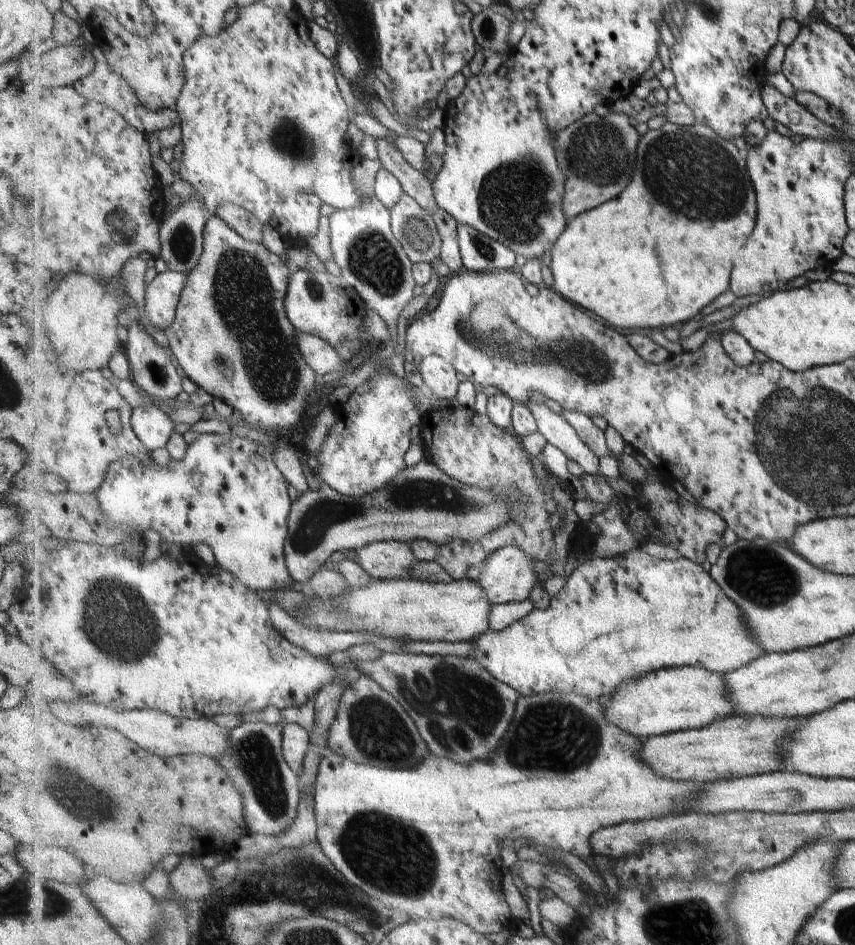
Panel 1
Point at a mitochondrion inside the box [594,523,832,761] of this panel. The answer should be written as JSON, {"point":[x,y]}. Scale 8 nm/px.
{"point":[761,576]}

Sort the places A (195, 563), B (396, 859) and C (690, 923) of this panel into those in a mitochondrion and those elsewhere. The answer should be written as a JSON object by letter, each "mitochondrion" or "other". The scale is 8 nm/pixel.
{"A":"other","B":"mitochondrion","C":"mitochondrion"}

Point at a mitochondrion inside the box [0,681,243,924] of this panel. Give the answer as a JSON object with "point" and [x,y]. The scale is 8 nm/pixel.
{"point":[80,794]}

